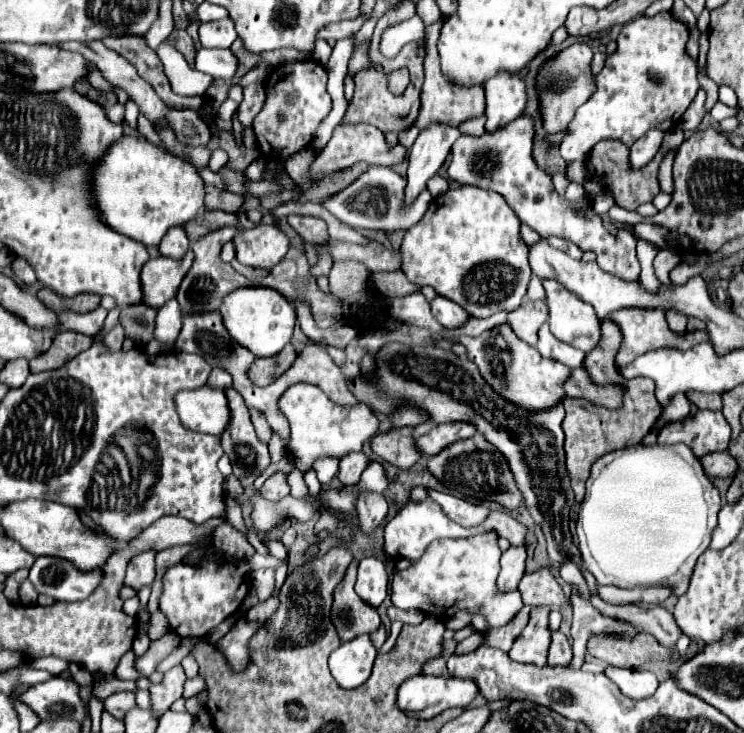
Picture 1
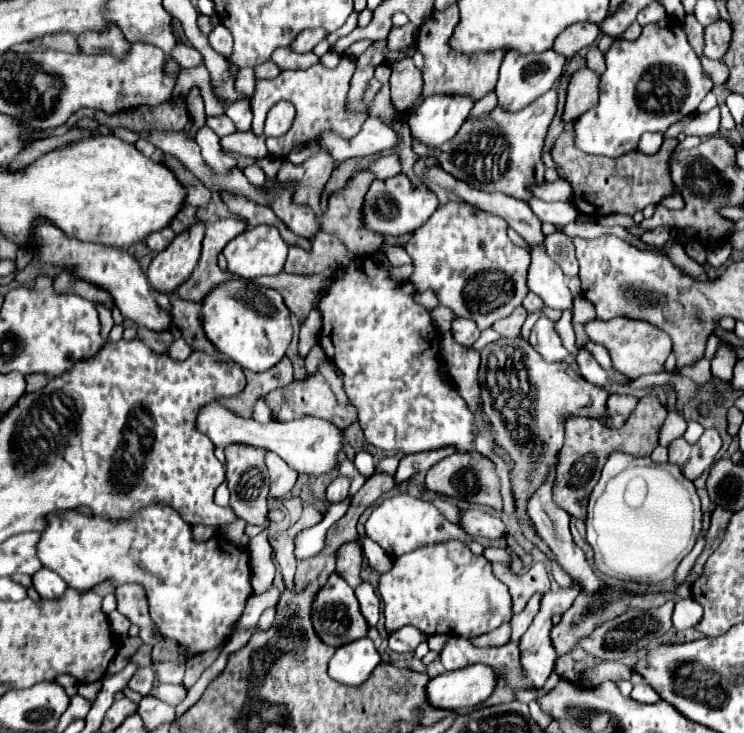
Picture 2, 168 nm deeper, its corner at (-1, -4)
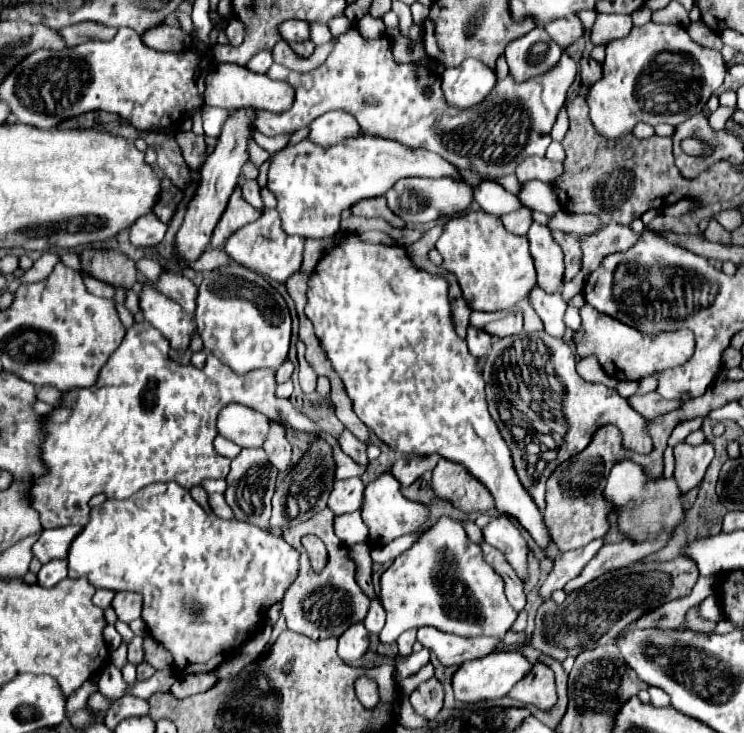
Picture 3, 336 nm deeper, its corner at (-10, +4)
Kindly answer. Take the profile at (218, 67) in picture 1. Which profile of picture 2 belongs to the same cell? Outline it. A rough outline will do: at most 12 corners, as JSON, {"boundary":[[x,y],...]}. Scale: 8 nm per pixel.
{"boundary":[[177,43],[169,53],[179,67],[203,63],[195,47]]}

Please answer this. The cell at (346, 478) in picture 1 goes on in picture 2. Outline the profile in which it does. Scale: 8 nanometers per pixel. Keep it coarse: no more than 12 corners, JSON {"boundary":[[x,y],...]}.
{"boundary":[[339,475],[327,487],[327,501],[339,503],[349,495],[349,479]]}

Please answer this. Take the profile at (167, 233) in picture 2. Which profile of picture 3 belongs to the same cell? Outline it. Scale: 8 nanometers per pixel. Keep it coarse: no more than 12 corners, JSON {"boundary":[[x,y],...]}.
{"boundary":[[148,213],[130,227],[130,241],[154,247],[164,239],[166,223]]}

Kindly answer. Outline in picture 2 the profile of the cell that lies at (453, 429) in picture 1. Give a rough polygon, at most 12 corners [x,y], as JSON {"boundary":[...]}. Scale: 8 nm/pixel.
{"boundary":[[453,449],[405,455],[399,461],[395,483],[429,471]]}

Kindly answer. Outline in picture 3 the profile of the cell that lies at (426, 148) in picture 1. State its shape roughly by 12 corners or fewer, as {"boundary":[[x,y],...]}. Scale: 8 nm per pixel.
{"boundary":[[466,59],[442,73],[450,107],[470,109],[486,99],[496,73]]}

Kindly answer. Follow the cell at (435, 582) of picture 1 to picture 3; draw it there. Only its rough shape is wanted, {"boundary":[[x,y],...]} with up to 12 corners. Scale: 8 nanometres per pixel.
{"boundary":[[430,527],[380,577],[382,643],[432,625],[504,637],[504,579],[464,527]]}

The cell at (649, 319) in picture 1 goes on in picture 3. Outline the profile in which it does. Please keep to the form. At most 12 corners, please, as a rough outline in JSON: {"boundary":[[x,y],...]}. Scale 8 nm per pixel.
{"boundary":[[588,303],[578,355],[616,381],[686,363],[690,329],[644,333]]}

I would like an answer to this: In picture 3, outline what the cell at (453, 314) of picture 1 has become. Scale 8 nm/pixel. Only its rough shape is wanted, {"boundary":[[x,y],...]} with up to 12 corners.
{"boundary":[[468,327],[466,343],[474,357],[484,357],[490,351],[492,335]]}

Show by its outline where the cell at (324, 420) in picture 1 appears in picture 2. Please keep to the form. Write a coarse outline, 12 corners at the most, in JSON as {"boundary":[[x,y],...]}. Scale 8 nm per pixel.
{"boundary":[[221,403],[199,411],[215,447],[275,451],[297,473],[337,465],[341,431],[325,419],[257,423]]}

